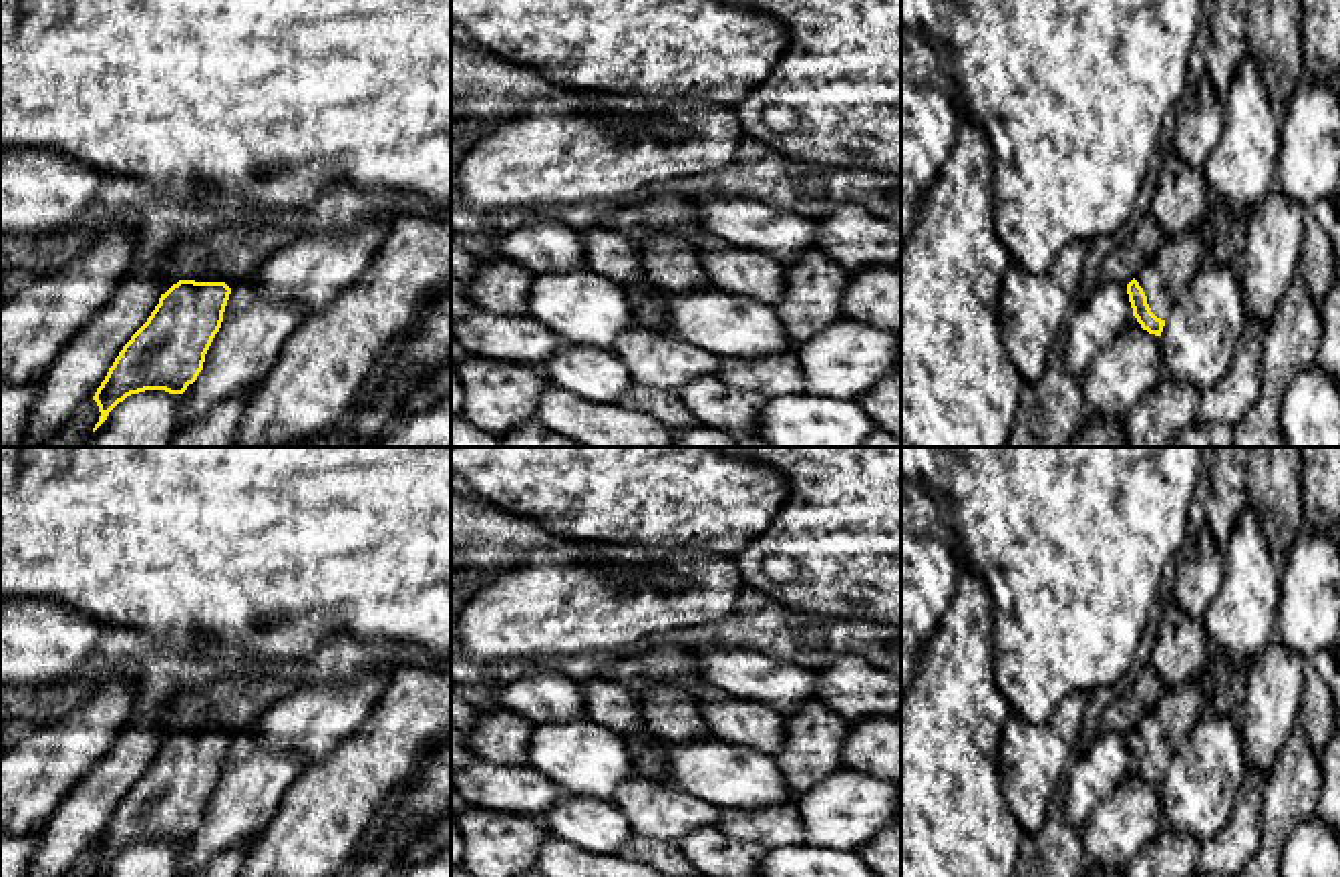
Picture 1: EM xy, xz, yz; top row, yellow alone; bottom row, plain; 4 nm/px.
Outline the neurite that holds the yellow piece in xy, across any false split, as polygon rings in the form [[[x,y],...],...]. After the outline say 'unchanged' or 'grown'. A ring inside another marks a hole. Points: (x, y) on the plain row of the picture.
[[[207,722],[179,730],[147,772],[123,797],[93,851],[101,877],[109,863],[131,845],[165,841],[183,845],[203,821],[205,805],[221,778],[235,730]]]; grown

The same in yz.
[[[1203,682],[1167,690],[1157,706],[1127,734],[1133,766],[1149,784],[1161,786],[1165,768],[1191,734],[1205,706]]]; grown

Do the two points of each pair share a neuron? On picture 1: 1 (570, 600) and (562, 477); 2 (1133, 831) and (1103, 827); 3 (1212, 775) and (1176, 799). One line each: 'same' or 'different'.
1: different
2: same
3: same

